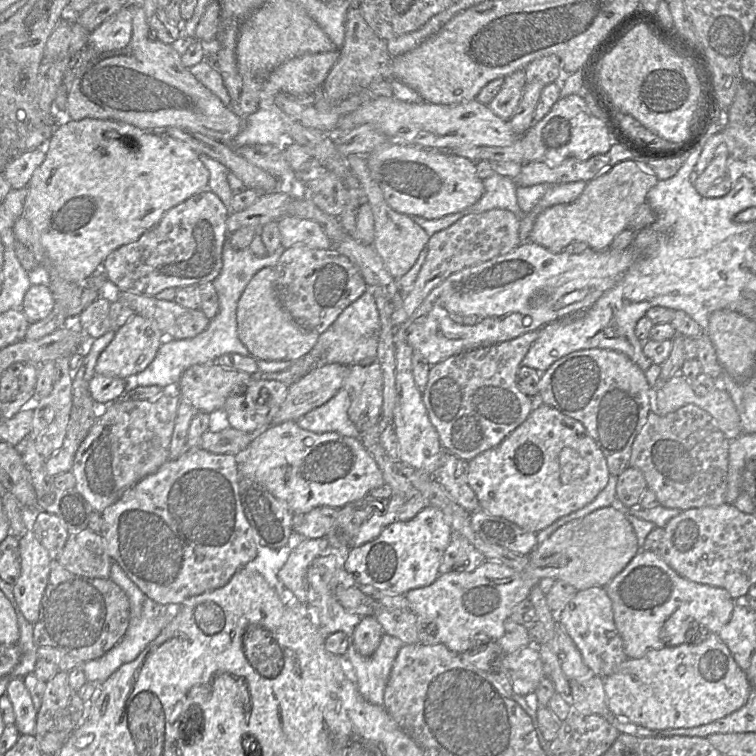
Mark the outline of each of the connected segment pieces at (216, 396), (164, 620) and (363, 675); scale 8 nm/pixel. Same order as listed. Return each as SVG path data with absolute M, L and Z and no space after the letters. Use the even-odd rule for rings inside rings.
M216 362L193 365L181 376L177 388L179 397L192 405L196 411L211 413L223 409L226 400L232 394L239 393L239 387L247 385L256 375L224 368Z
M112 563L110 579L120 586L128 597L130 603L129 626L122 639L103 656L82 663L87 682L99 683L107 680L123 664L133 661L150 644L162 630L171 622L177 612L177 606L166 608L148 598L124 573L117 563Z
M383 634L377 650L370 656L360 655L353 643L348 645L347 656L352 665L350 676L359 693L368 702L383 706L384 692L393 663L404 644L399 638Z

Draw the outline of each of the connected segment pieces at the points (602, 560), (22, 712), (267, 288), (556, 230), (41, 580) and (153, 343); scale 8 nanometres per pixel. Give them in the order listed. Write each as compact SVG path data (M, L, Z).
M616 504L558 528L528 555L528 564L522 571L486 560L472 572L439 575L431 585L405 594L409 609L417 618L419 643L443 644L455 654L464 654L480 644L498 642L504 632L504 622L518 604L528 599L531 589L541 579L562 580L577 591L605 588L640 550L626 510Z
M24 678L13 679L7 686L6 694L13 706L17 730L21 735L34 736L37 711L24 684Z
M266 267L250 280L238 301L237 333L256 360L296 361L312 350L319 334L300 327L281 306L275 294L275 279L275 268Z
M634 161L619 162L589 181L575 201L544 210L536 219L529 240L553 253L563 251L573 242L584 242L596 251L608 249L639 206L647 202L648 192L658 181L650 169Z
M32 531L19 539L19 553L21 573L13 585L13 594L25 619L34 625L48 584L51 558Z
M134 314L126 324L116 330L114 339L100 354L95 366L95 374L129 381L147 368L165 339L153 320Z

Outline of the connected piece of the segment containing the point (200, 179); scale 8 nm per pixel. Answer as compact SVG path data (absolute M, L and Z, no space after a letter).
M92 118L70 120L55 128L45 146L46 158L26 187L23 216L44 250L45 265L60 278L86 282L101 271L111 252L136 241L171 208L207 189L209 170L199 153L168 135L165 129L141 129L120 121Z

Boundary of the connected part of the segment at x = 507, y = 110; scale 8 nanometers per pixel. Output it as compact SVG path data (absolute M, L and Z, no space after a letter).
M524 69L504 77L503 85L488 107L499 117L508 120L516 110L527 84Z

